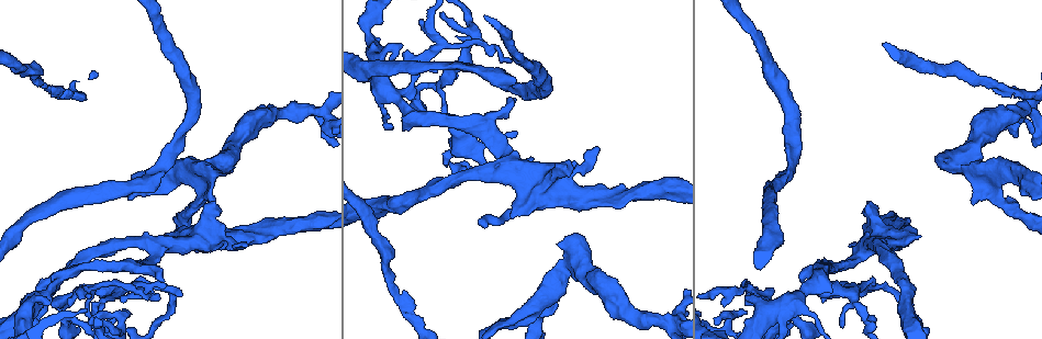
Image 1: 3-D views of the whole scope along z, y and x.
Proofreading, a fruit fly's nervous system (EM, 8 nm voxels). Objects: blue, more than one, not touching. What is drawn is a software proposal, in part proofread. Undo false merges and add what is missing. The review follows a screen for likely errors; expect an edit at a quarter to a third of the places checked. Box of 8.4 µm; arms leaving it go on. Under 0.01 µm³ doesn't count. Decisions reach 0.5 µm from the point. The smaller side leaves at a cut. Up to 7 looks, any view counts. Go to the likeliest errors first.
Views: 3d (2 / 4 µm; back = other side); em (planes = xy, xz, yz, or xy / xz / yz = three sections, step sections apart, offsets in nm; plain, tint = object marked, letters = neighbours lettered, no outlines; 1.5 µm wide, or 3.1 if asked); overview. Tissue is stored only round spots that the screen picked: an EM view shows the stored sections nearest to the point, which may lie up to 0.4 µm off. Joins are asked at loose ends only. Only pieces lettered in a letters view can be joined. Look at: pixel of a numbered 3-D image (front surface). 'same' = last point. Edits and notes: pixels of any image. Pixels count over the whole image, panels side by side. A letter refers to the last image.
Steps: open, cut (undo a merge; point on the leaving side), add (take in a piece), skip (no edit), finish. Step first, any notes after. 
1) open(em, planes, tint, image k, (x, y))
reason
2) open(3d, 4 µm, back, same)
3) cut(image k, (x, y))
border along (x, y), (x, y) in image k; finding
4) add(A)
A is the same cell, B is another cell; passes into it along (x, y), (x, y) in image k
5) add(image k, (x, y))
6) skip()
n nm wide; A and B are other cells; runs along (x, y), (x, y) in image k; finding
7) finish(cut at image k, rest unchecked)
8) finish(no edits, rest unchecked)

open(em, yz, step 4, letters, image 1, (511, 217))
free end

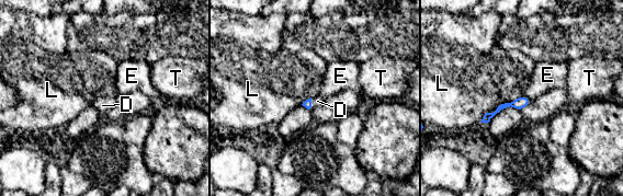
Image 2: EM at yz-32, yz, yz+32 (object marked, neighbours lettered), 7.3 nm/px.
add(D)
D is the same cell, E, L and T are other cells; passes into it along (307, 103), (310, 104), (317, 101) in image 2; it goes on there

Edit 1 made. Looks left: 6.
open(overview)
redraw

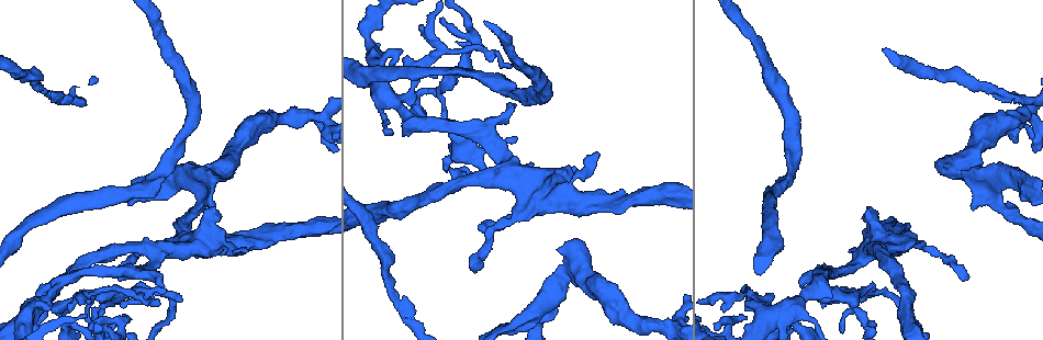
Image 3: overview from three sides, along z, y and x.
open(em, planes, letters, image 3, (243, 250))

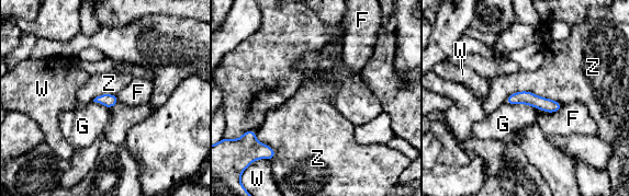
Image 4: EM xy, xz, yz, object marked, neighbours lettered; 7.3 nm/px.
skip()
Z touches over 420 nm; F, G, W and Z are other cells; runs along (509, 99), (558, 105) in image 4; no lettered piece goes on from it

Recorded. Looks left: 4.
open(em, planes, tint, image 3, (122, 278))
thin end

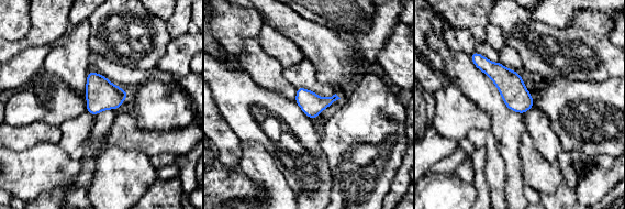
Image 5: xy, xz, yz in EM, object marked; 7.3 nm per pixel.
open(em, planes, letters, same)
see the neighbours

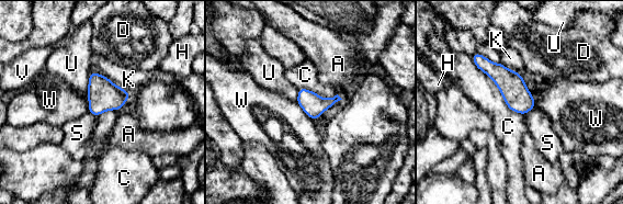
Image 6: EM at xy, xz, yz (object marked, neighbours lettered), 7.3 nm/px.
skip()
A, C, D, H, K, S, U, V and W are other cells; border along (471, 56), (505, 103), (523, 115) in image 6; no lettered piece goes on from it

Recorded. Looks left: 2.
finish(add at image 2, rest unchecked)

